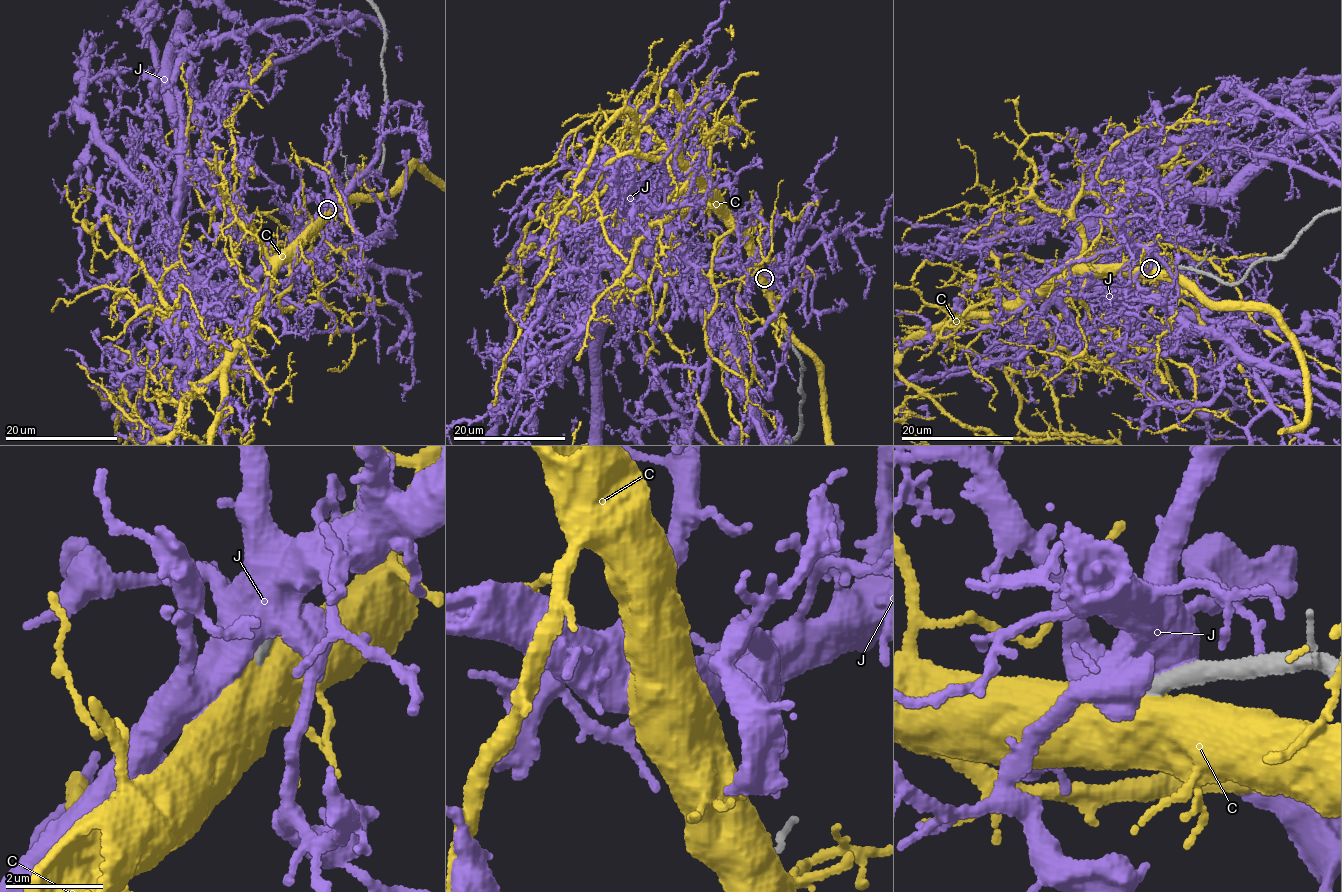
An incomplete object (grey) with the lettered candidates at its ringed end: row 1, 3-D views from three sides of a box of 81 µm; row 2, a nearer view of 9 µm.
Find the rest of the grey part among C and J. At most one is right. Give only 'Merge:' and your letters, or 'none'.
Merge: C

